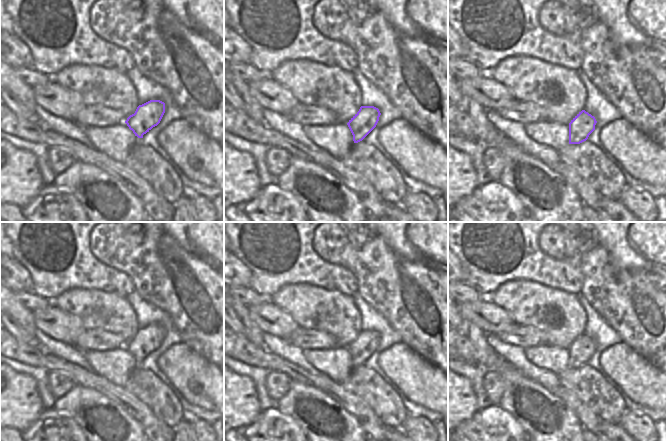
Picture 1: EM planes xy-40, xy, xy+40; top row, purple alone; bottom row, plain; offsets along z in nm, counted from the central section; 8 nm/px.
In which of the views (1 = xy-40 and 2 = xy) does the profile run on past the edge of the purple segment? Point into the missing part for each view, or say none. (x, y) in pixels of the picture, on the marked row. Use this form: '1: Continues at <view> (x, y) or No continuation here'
1: No continuation here
2: No continuation here

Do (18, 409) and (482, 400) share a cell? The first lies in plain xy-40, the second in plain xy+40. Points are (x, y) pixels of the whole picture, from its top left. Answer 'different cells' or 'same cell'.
different cells

